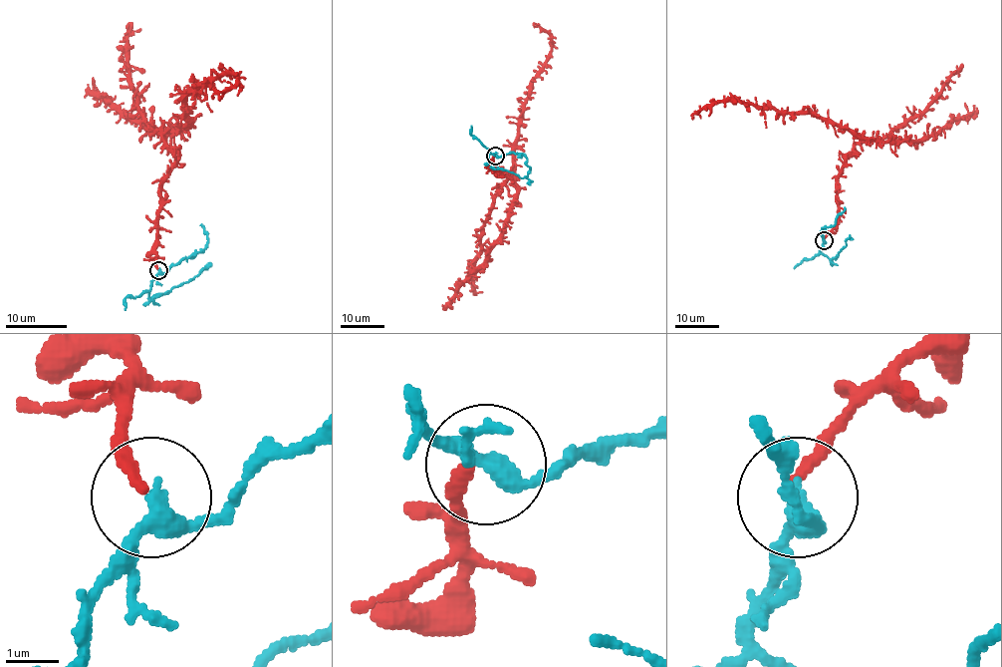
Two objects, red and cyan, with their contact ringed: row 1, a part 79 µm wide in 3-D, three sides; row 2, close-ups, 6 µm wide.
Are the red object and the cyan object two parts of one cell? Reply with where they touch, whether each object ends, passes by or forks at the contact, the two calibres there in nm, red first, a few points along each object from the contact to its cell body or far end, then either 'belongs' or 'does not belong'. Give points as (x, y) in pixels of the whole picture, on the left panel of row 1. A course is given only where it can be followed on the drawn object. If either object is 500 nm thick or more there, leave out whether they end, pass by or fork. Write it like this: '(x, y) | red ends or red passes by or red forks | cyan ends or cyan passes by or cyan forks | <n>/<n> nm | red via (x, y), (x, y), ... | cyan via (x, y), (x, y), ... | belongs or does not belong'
(158, 270) | red ends | cyan passes by | 220/320 nm | red via (157, 269), (159, 182), (177, 154), (162, 133), (188, 125), (188, 92), (208, 79), (237, 78), (211, 98) | cyan via (159, 269), (148, 295), (159, 297), (192, 280), (211, 262) | does not belong

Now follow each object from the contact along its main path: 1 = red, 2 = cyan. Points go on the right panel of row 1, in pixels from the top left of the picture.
1: (824, 240), (839, 214), (837, 177), (864, 137), (809, 113), (779, 113), (731, 101), (705, 106), (693, 118)
2: (824, 240), (820, 252), (832, 259), (844, 247), (850, 234)

